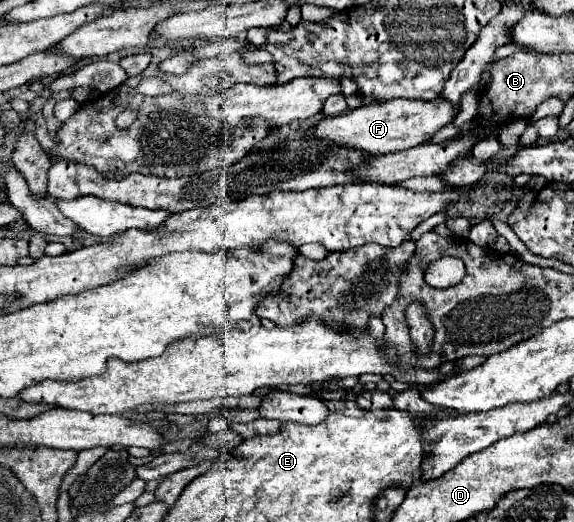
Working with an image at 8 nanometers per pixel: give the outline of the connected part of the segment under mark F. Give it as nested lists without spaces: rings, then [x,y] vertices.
[[[436,97],[432,101],[390,99],[384,103],[362,105],[346,115],[326,117],[312,129],[312,135],[340,143],[340,145],[356,147],[356,149],[372,153],[372,155],[386,155],[386,153],[406,151],[406,149],[412,149],[412,147],[418,147],[418,145],[430,141],[434,137],[434,133],[438,129],[442,129],[444,125],[452,123],[456,119],[456,115],[458,115],[458,107],[442,97]]]

